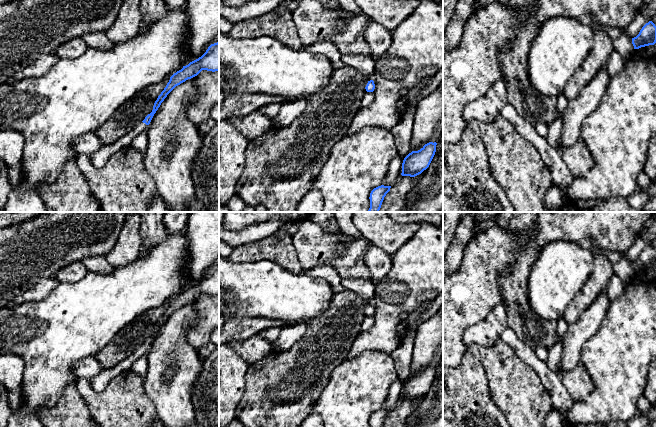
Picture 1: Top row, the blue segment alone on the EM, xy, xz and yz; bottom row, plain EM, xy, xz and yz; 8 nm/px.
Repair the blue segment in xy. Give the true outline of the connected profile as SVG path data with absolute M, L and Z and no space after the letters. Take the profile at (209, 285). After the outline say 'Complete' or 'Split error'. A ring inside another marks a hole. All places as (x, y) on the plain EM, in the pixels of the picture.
M219 266L211 268L206 276L198 283L190 286L188 289L174 297L164 314L158 320L154 327L153 334L145 343L138 348L130 357L124 359L119 364L110 369L105 369L98 375L89 378L91 386L97 391L103 391L108 383L116 376L129 371L131 365L140 357L145 355L150 348L154 338L160 331L167 319L178 309L197 300L202 294L219 295Z. Split error

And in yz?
M652 245L646 247L639 258L632 262L634 273L654 269L656 267L656 250Z. Complete

